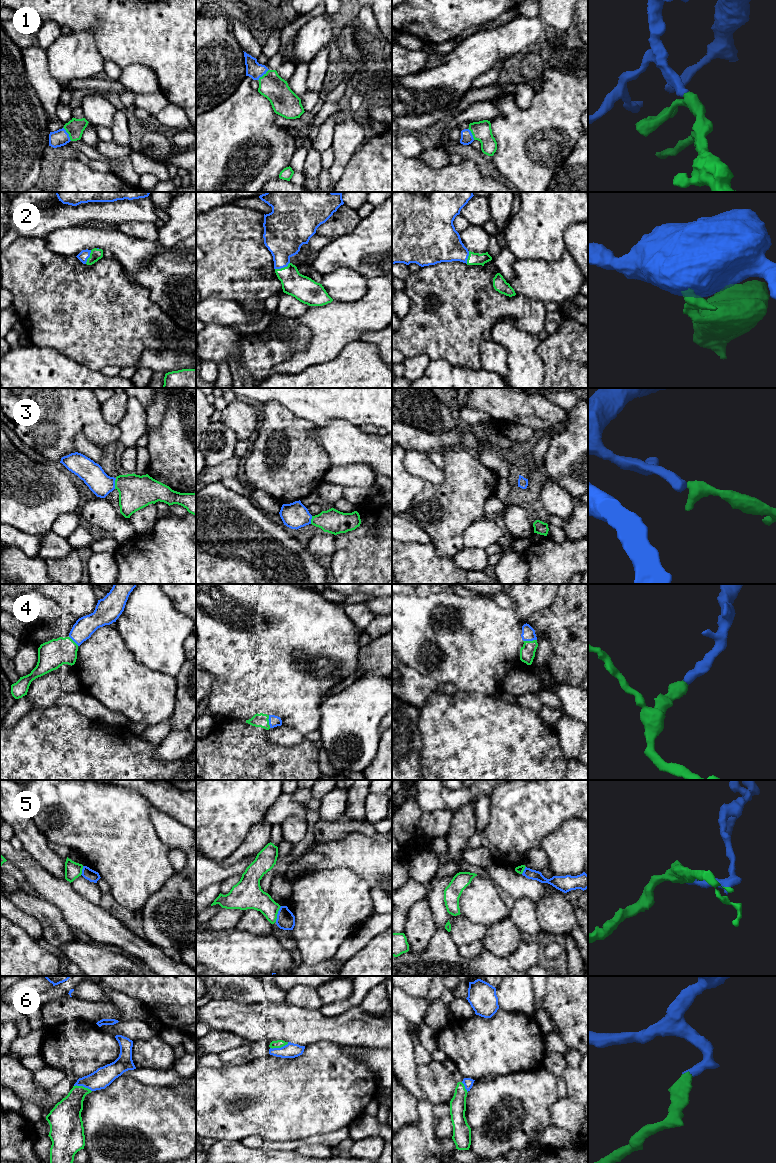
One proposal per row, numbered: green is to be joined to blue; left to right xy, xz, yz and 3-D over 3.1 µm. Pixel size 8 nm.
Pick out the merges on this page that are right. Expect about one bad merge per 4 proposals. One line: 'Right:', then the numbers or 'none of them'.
Right: 1, 2, 3, 4, 6

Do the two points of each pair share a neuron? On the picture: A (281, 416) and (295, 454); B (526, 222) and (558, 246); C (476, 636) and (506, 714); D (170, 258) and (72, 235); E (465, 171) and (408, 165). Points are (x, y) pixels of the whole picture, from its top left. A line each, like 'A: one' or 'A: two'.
A: one
B: one
C: two
D: one
E: one

